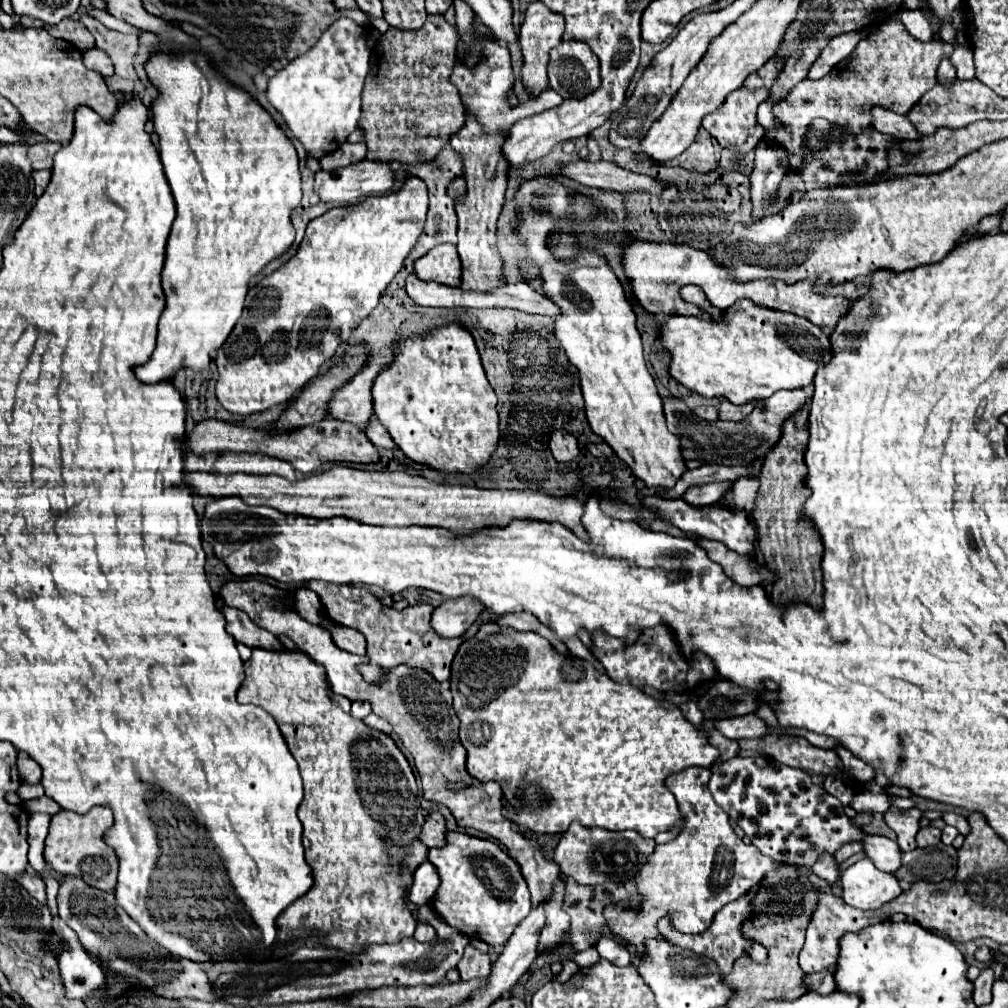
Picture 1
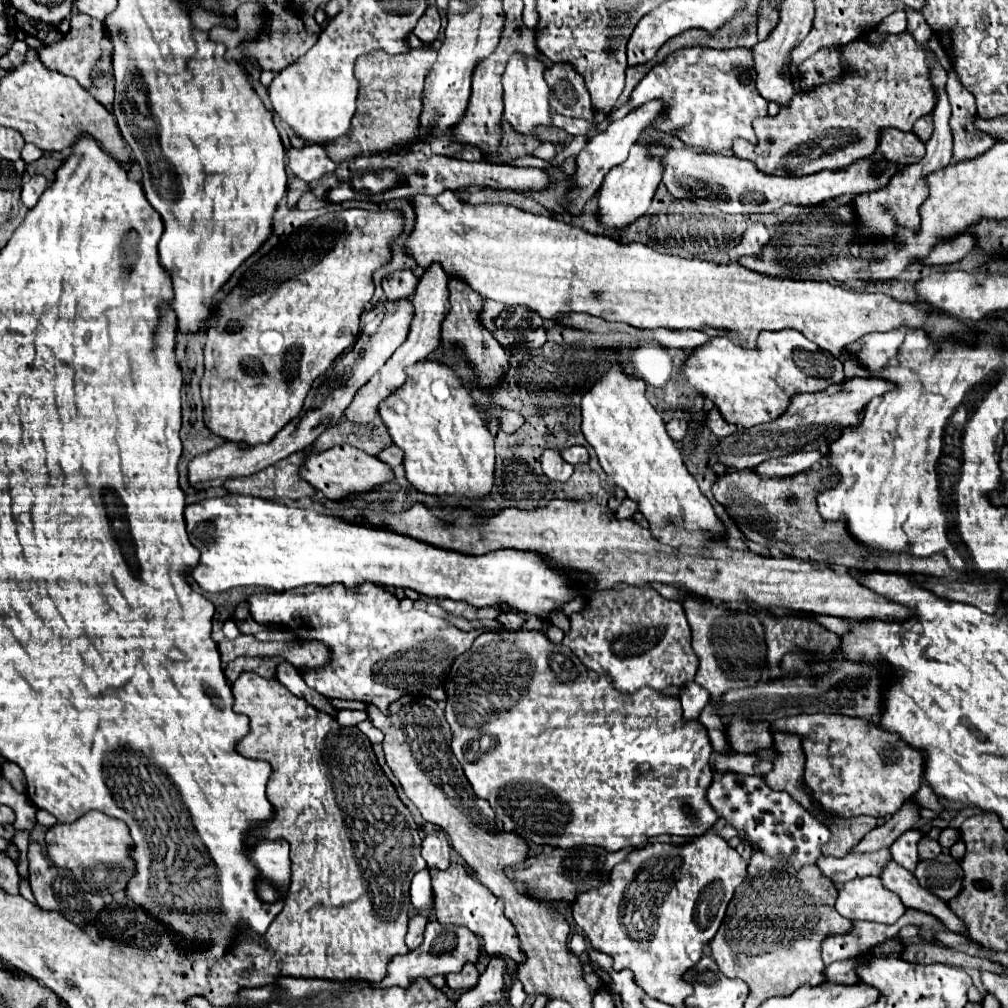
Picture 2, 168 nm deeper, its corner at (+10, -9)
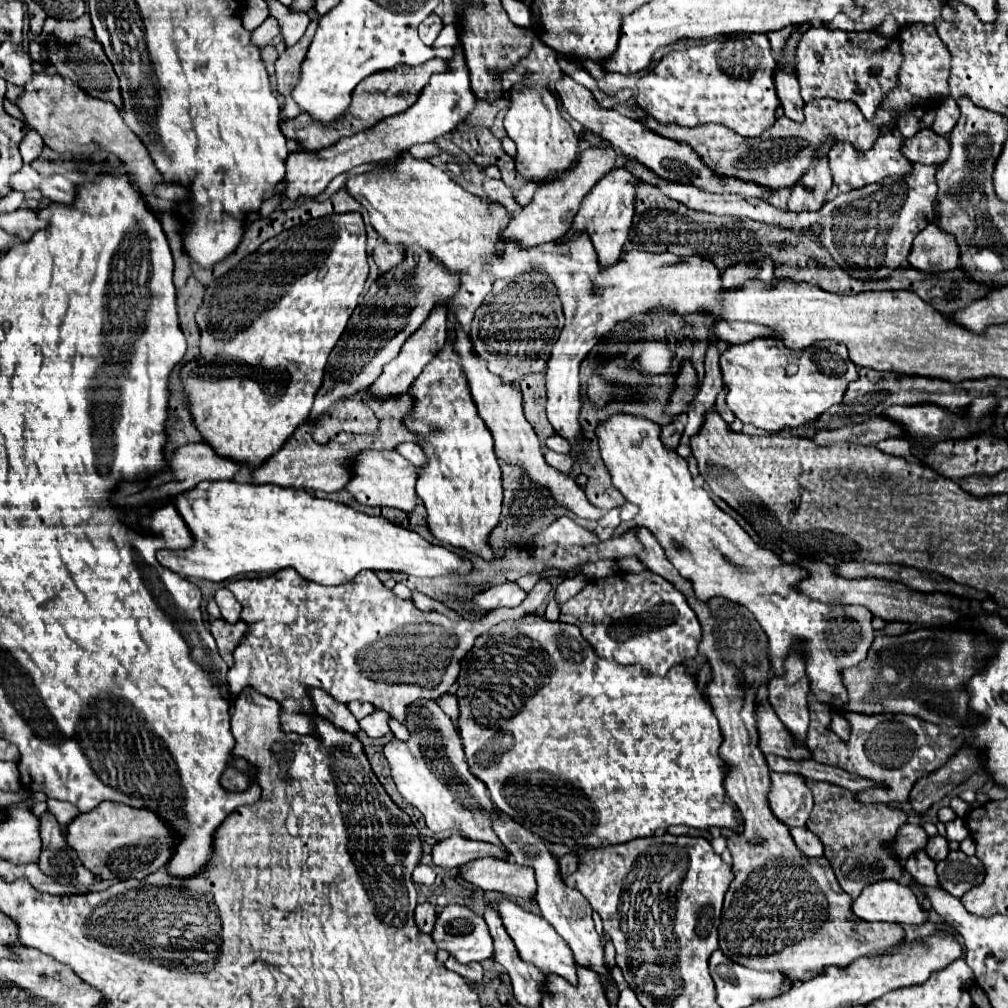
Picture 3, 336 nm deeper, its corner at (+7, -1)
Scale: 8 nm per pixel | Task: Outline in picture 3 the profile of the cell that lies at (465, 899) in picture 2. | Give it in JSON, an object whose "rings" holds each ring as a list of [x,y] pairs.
{"rings":[[[505,897],[499,899],[499,901],[493,901],[493,903],[497,905],[497,911],[501,911],[501,919],[505,921],[505,929],[511,935],[511,939],[513,939],[513,943],[515,943],[523,961],[539,967],[543,973],[555,973],[555,975],[567,979],[571,985],[579,983],[573,951],[567,945],[567,941],[563,941],[563,937],[555,933],[553,925],[549,925],[541,915],[523,911],[519,905],[515,905],[513,901],[509,901]]]}

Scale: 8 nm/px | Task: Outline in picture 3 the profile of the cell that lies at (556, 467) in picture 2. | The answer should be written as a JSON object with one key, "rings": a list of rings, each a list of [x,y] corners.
{"rings":[[[545,451],[545,461],[547,461],[553,469],[557,469],[557,471],[561,471],[561,473],[569,473],[571,467],[573,467],[573,463],[575,463],[575,459],[573,459],[571,455],[555,453],[555,451]]]}

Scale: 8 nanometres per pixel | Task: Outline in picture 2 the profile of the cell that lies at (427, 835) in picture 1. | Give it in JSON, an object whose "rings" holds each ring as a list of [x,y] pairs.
{"rings":[[[436,829],[428,833],[422,841],[422,857],[426,859],[428,865],[436,865],[438,869],[446,869],[450,865],[450,855],[448,855],[448,837]]]}

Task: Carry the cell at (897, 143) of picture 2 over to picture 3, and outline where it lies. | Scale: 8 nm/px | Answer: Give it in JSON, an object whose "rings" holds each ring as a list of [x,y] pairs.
{"rings":[[[925,129],[925,133],[917,133],[917,137],[905,139],[903,155],[911,163],[923,163],[923,165],[943,165],[949,157],[949,141],[931,129]]]}

